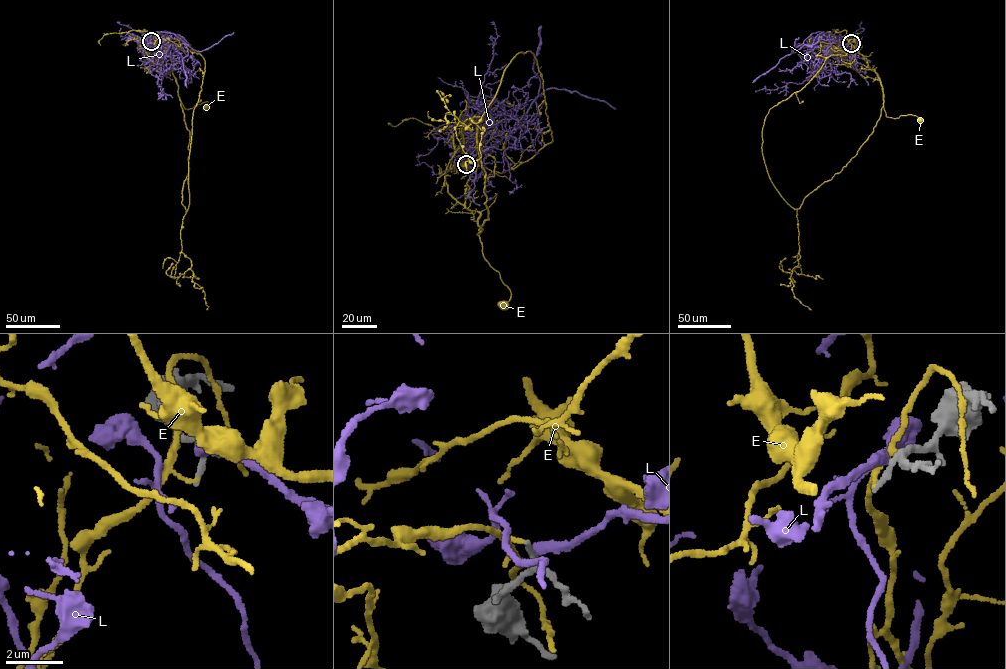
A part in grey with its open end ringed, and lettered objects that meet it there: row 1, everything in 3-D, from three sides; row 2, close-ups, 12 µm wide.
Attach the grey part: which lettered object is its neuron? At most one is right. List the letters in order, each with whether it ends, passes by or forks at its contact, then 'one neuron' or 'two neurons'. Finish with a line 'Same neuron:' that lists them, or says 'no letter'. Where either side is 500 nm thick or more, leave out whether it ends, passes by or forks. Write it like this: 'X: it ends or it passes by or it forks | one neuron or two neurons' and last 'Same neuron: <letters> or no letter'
E: it ends | two neurons
L: it passes by | two neurons
Same neuron: no letter

